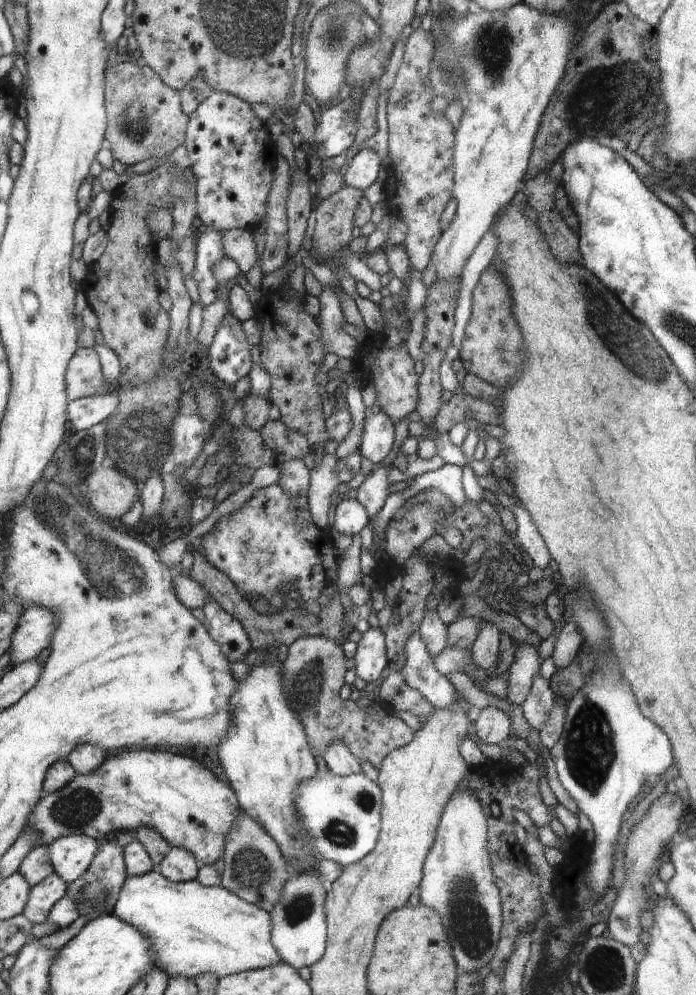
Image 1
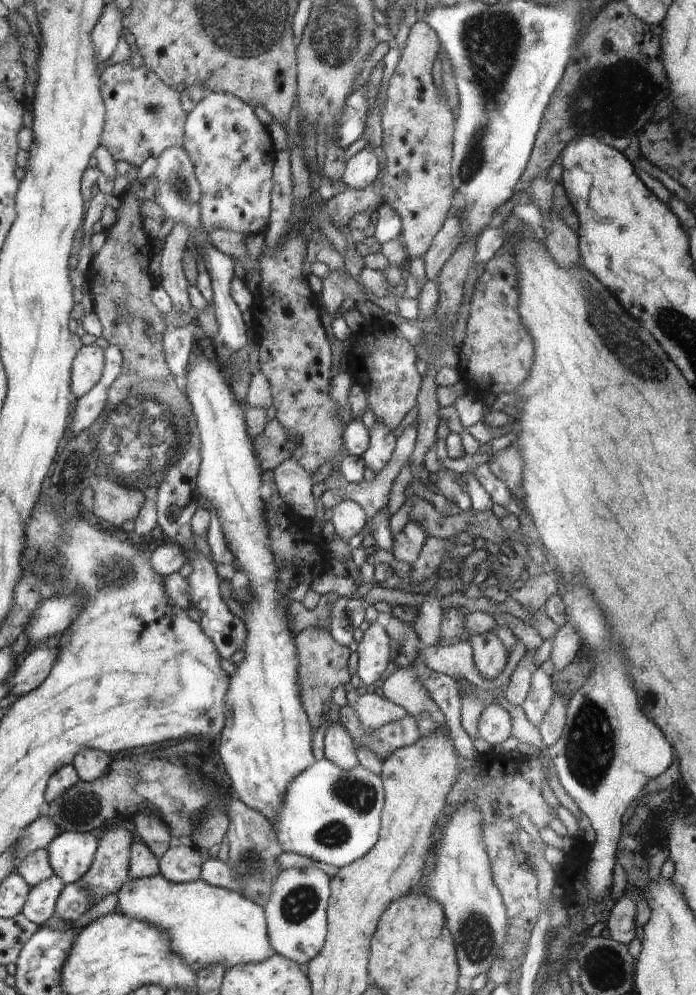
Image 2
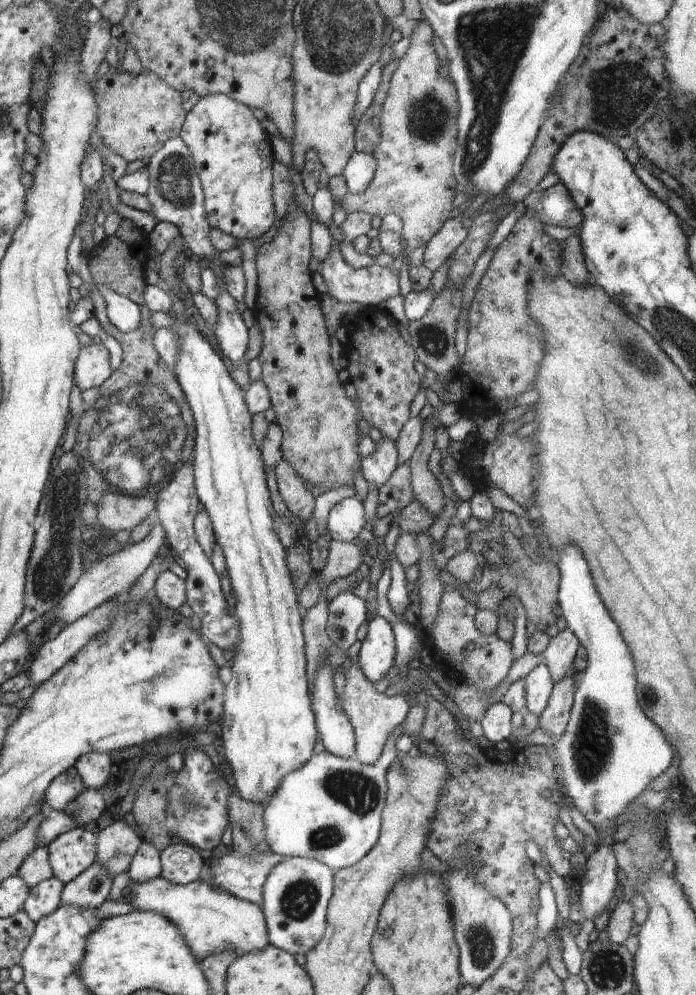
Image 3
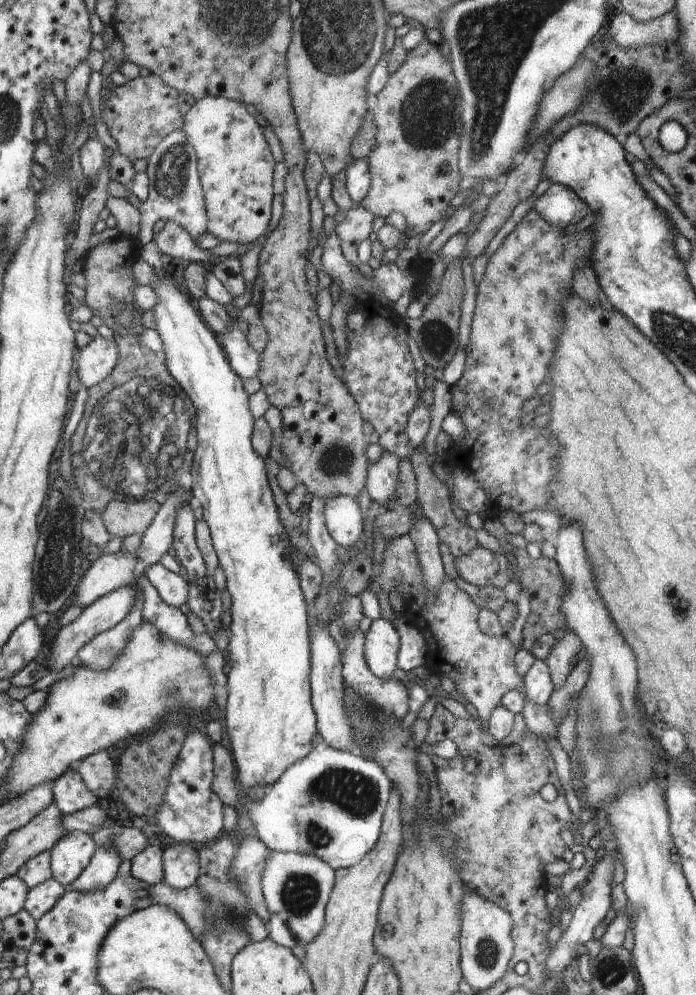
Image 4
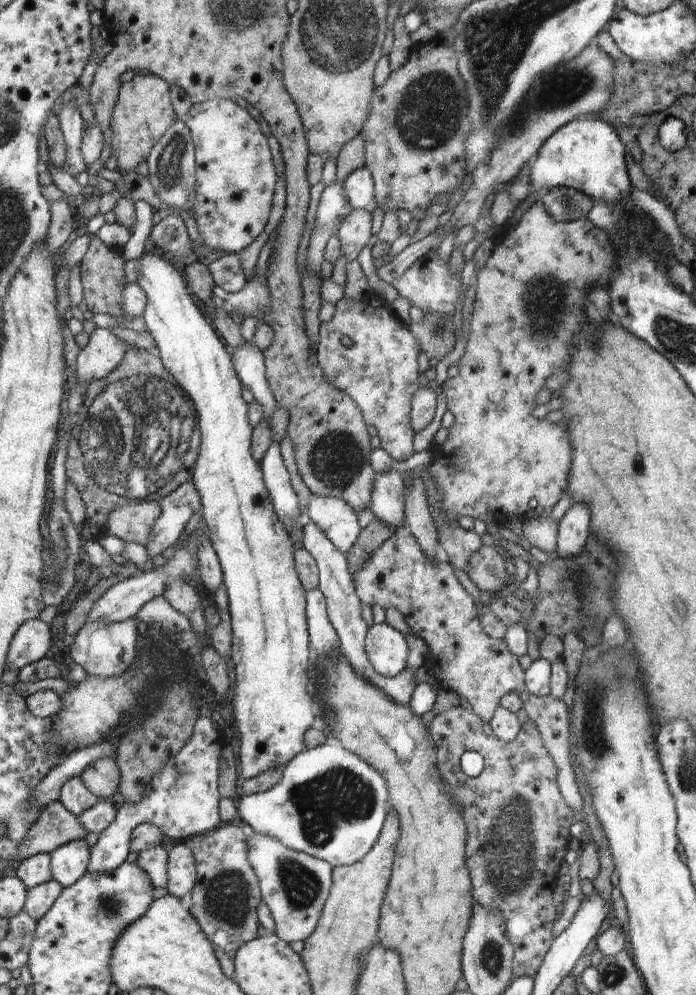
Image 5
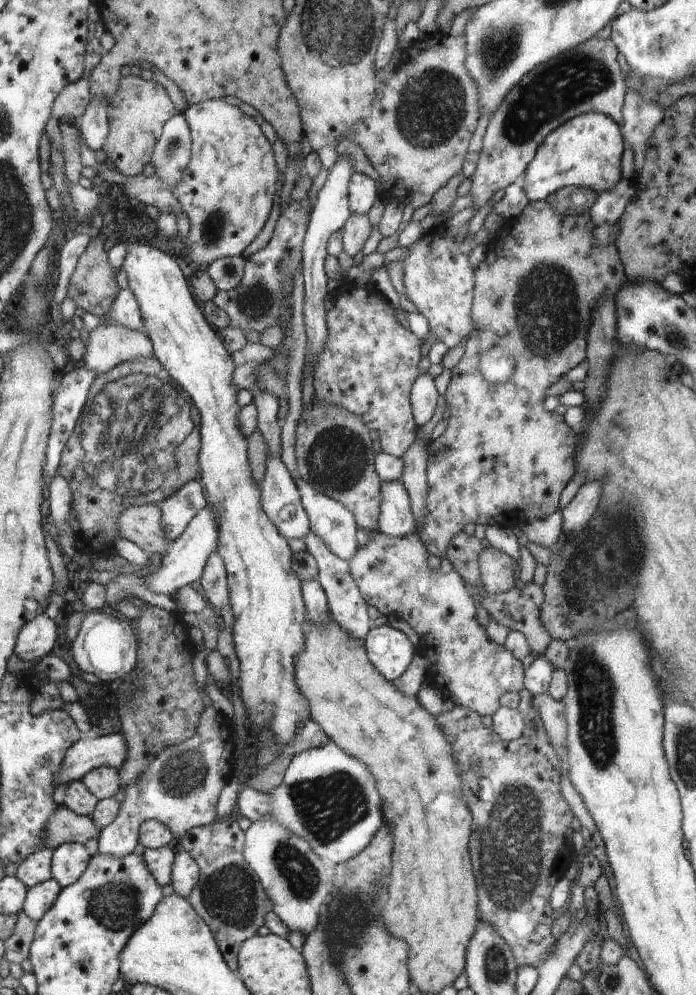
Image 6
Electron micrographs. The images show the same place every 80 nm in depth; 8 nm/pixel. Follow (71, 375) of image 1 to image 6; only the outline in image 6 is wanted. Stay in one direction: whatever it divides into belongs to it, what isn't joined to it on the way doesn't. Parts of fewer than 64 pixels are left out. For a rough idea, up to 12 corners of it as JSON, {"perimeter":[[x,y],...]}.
{"perimeter":[[100,325],[87,334],[73,366],[107,373],[124,361],[148,359],[144,332]]}

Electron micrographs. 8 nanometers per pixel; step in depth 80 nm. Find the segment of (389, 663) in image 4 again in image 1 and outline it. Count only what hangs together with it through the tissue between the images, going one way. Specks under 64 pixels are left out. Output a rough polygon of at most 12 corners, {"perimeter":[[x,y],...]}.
{"perimeter":[[370,627],[357,643],[353,668],[369,685],[387,673],[384,635]]}

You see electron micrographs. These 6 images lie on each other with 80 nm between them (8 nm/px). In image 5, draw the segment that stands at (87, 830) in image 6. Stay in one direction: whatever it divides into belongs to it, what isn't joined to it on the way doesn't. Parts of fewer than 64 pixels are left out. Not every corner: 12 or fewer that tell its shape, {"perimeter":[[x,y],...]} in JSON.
{"perimeter":[[60,801],[40,810],[23,836],[16,870],[24,859],[51,854],[87,834]]}

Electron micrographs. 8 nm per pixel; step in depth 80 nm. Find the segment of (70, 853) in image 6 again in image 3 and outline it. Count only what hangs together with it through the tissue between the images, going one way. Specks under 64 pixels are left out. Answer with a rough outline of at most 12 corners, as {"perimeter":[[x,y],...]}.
{"perimeter":[[74,827],[49,844],[64,884],[96,862],[96,834]]}

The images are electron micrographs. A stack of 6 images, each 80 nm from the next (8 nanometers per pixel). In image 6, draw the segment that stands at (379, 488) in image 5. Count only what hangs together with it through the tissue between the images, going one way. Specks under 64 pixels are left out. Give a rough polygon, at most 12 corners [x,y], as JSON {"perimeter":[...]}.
{"perimeter":[[399,479],[383,482],[378,532],[416,532],[409,496]]}

